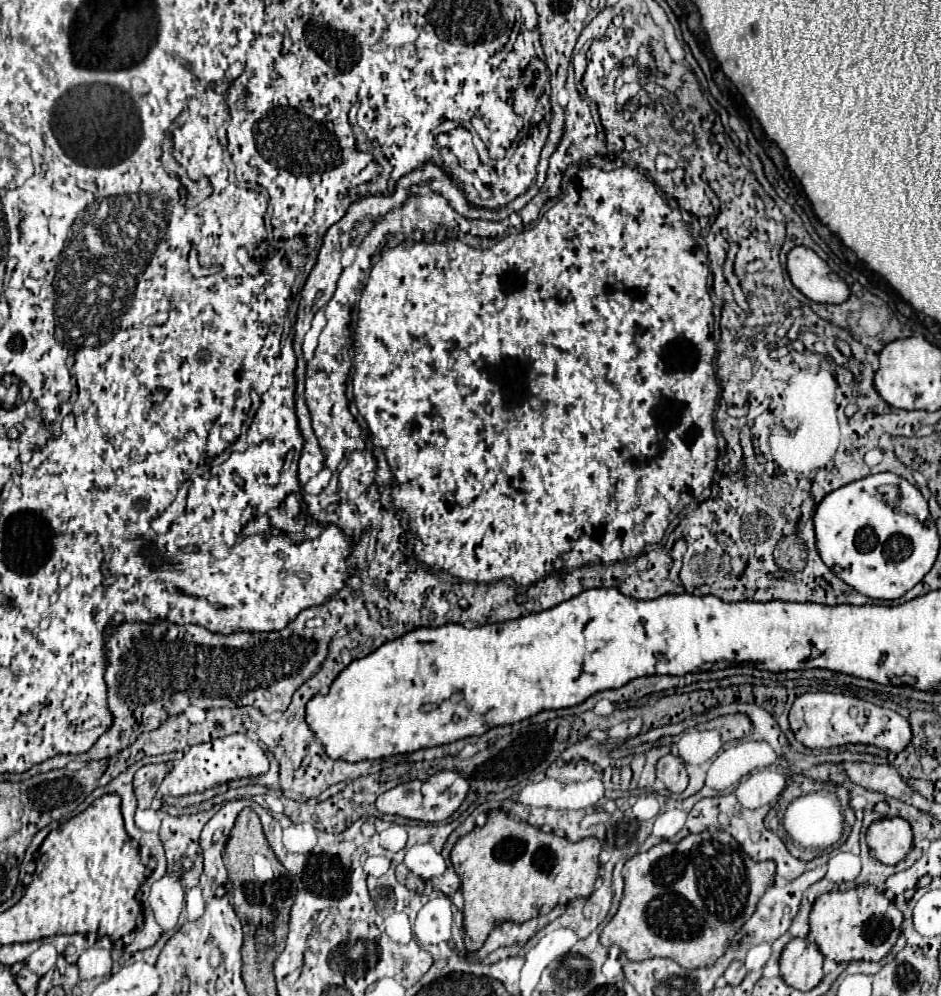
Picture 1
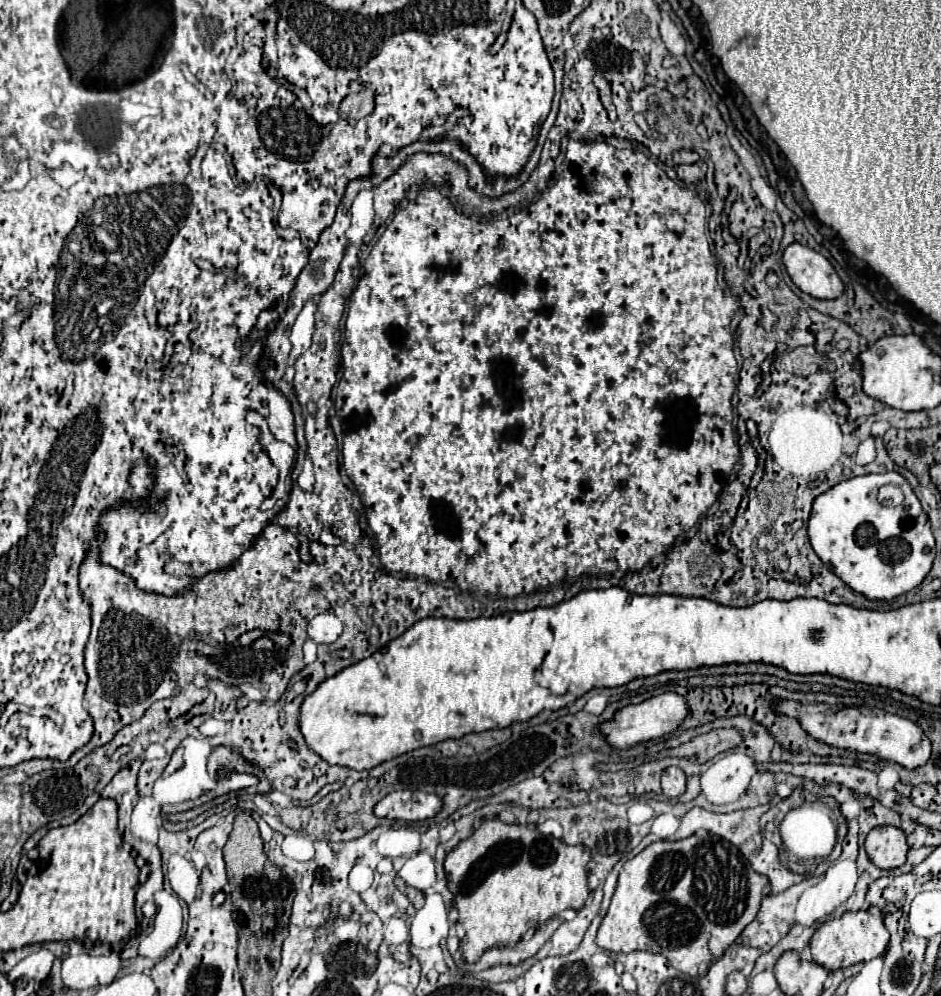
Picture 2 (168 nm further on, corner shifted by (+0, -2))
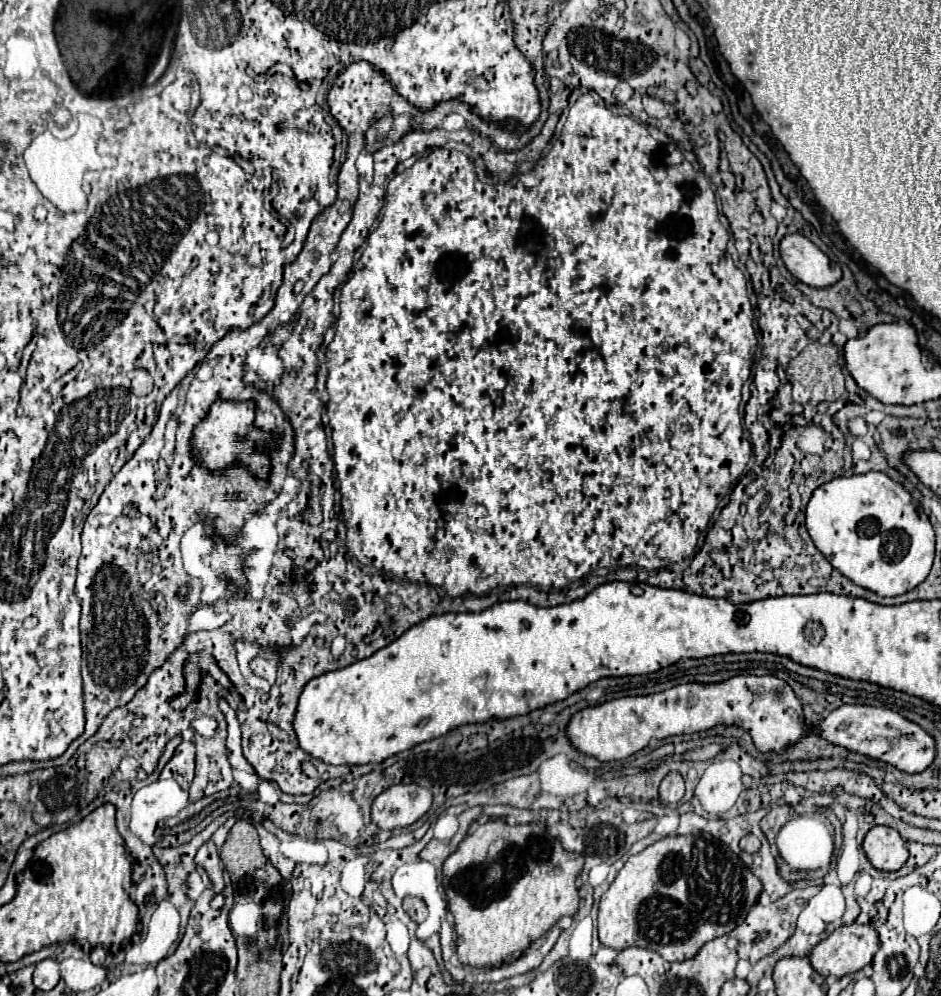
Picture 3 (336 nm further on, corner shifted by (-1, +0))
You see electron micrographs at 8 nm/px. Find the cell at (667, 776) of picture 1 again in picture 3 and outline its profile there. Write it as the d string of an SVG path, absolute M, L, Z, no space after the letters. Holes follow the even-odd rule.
M670 771L660 783L660 799L664 803L678 803L684 797L684 779L680 773Z

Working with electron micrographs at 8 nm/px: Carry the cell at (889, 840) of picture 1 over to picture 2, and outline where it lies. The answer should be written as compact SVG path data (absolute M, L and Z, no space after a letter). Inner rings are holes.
M875 827L865 839L865 851L873 865L891 871L905 863L909 845L905 833L897 827Z

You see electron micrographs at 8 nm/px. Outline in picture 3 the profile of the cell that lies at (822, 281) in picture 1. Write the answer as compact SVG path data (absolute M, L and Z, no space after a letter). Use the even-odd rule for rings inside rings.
M800 233L786 235L780 241L780 255L786 269L808 287L826 289L842 279L840 265L832 263L810 239Z

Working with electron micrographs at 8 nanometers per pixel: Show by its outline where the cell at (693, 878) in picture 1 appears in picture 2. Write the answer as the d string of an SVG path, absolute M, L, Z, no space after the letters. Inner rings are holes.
M691 835L687 839L679 839L679 841L657 841L657 843L651 843L647 849L643 849L639 855L635 855L633 859L629 859L621 871L619 871L619 881L617 881L617 889L613 893L613 899L611 899L611 905L609 905L609 911L607 915L603 917L601 921L601 927L597 931L597 937L595 937L595 943L601 947L601 949L607 949L607 951L615 951L615 953L631 953L631 951L651 951L651 953L659 953L663 955L675 969L691 975L691 977L697 977L701 969L707 969L715 959L719 959L723 955L723 951L741 935L741 931L755 919L757 911L759 911L759 905L761 905L761 899L763 899L763 893L765 893L765 887L767 887L769 879L765 875L759 875L753 871L753 867L749 865L749 861L739 853L739 849L735 845L731 845L729 841L717 837L717 835Z

